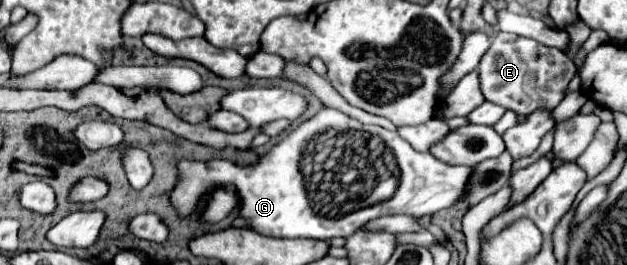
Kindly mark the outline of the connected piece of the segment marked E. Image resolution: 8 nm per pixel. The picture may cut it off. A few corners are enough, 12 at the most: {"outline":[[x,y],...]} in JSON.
{"outline":[[499,32],[479,64],[481,92],[517,114],[553,110],[575,64]]}

